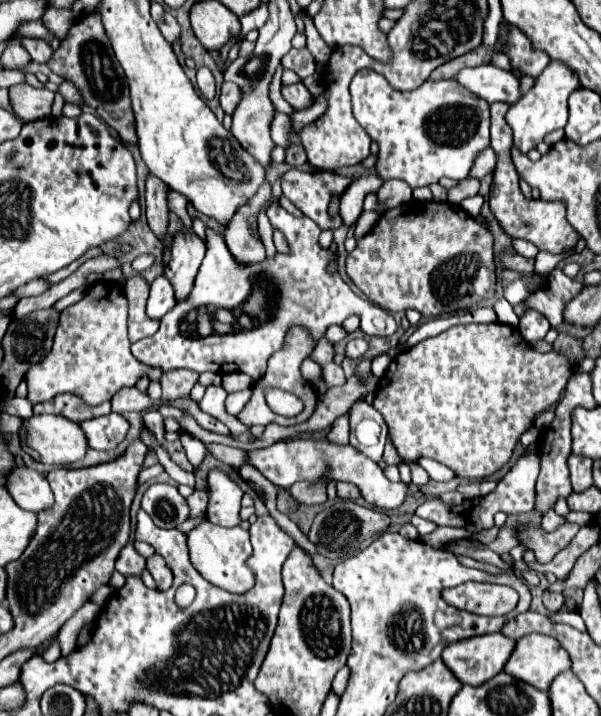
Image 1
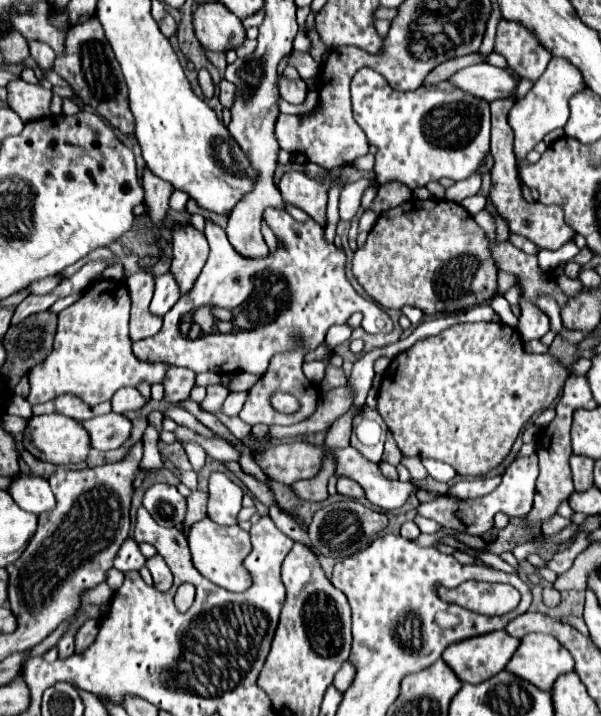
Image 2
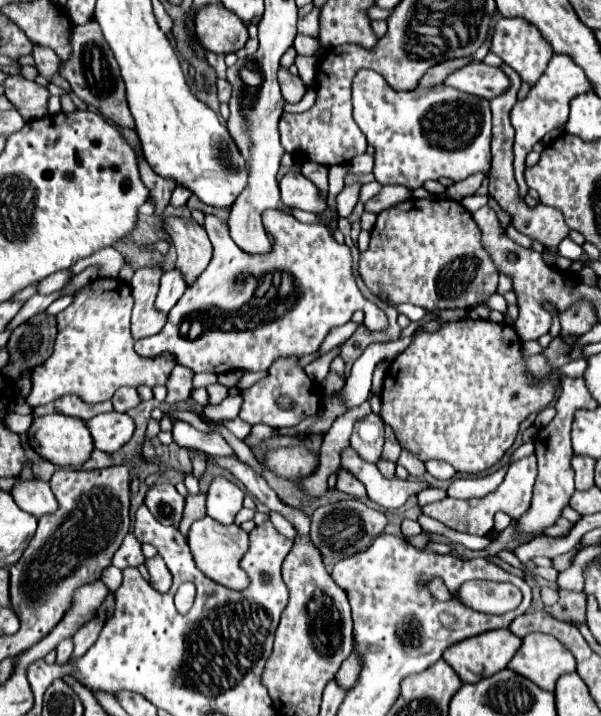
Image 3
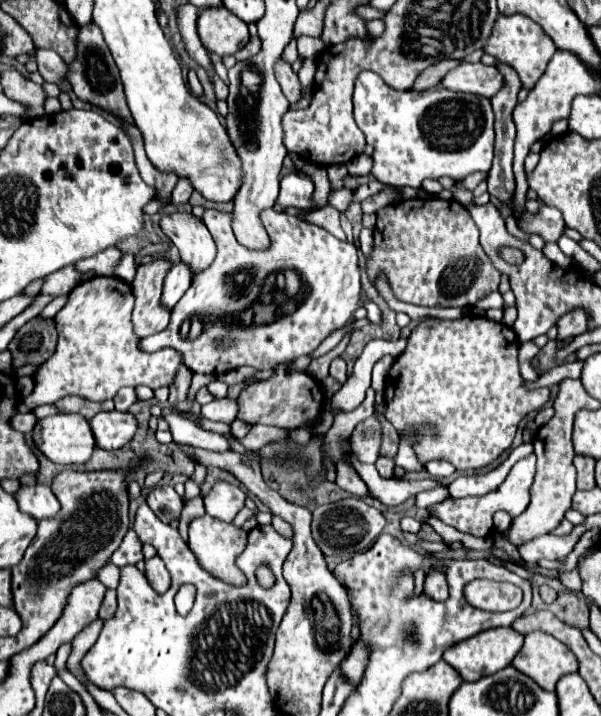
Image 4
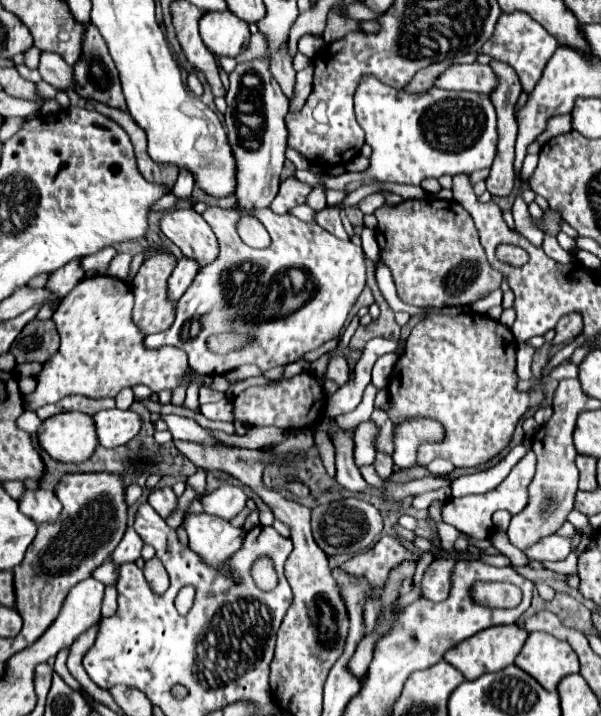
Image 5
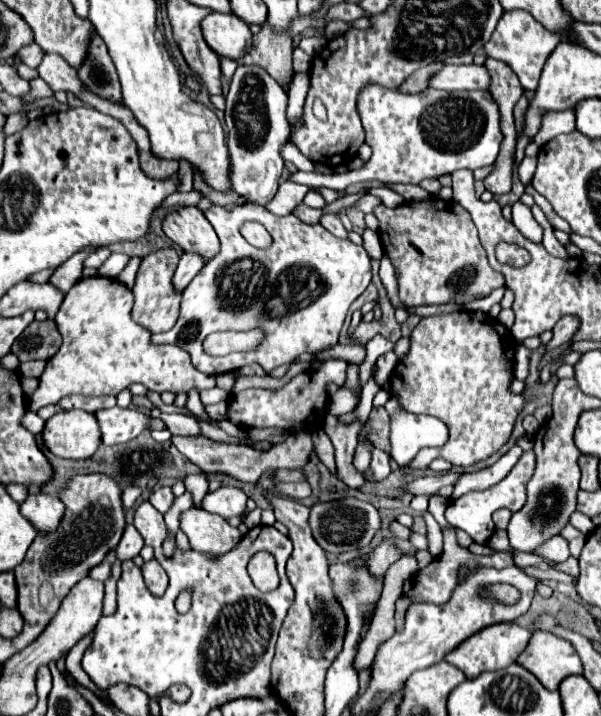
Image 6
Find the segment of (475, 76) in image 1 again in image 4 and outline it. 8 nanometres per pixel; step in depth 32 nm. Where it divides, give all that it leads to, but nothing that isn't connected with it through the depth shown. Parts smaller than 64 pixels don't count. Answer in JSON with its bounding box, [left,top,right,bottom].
[440,62,502,98]

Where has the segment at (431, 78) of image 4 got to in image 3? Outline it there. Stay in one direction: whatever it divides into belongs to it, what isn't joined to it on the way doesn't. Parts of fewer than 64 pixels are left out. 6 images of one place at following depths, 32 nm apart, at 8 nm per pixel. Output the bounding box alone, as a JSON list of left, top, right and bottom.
[418,58,470,88]

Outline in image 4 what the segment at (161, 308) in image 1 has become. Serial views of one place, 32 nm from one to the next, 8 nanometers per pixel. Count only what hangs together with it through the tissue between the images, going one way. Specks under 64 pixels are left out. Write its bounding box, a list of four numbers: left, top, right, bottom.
[164,264,192,306]

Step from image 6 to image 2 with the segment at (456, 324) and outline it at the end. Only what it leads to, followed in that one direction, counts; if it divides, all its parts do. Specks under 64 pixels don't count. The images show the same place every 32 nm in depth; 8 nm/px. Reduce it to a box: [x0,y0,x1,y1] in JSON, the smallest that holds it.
[378,322,566,476]

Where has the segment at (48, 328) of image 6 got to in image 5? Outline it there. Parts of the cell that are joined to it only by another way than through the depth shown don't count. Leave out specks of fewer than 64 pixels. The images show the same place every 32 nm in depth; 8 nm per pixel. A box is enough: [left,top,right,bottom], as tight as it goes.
[10,320,60,362]

